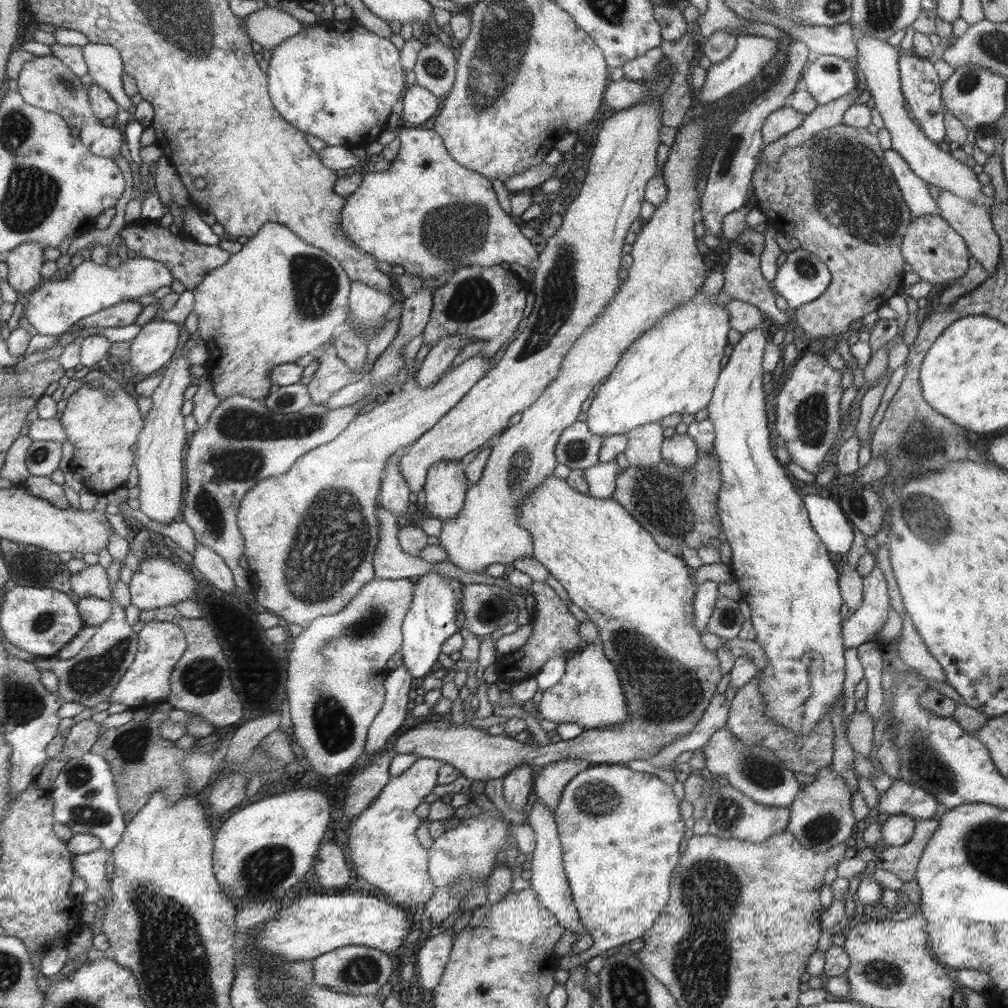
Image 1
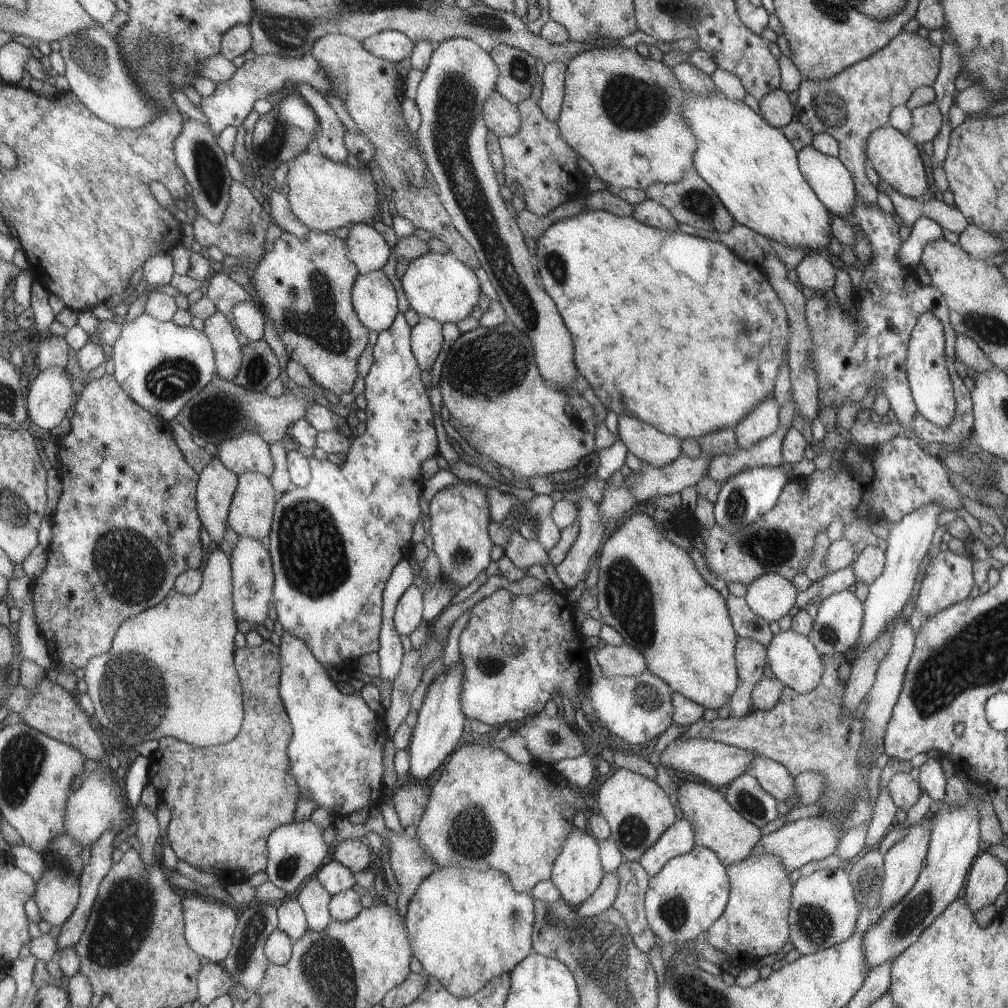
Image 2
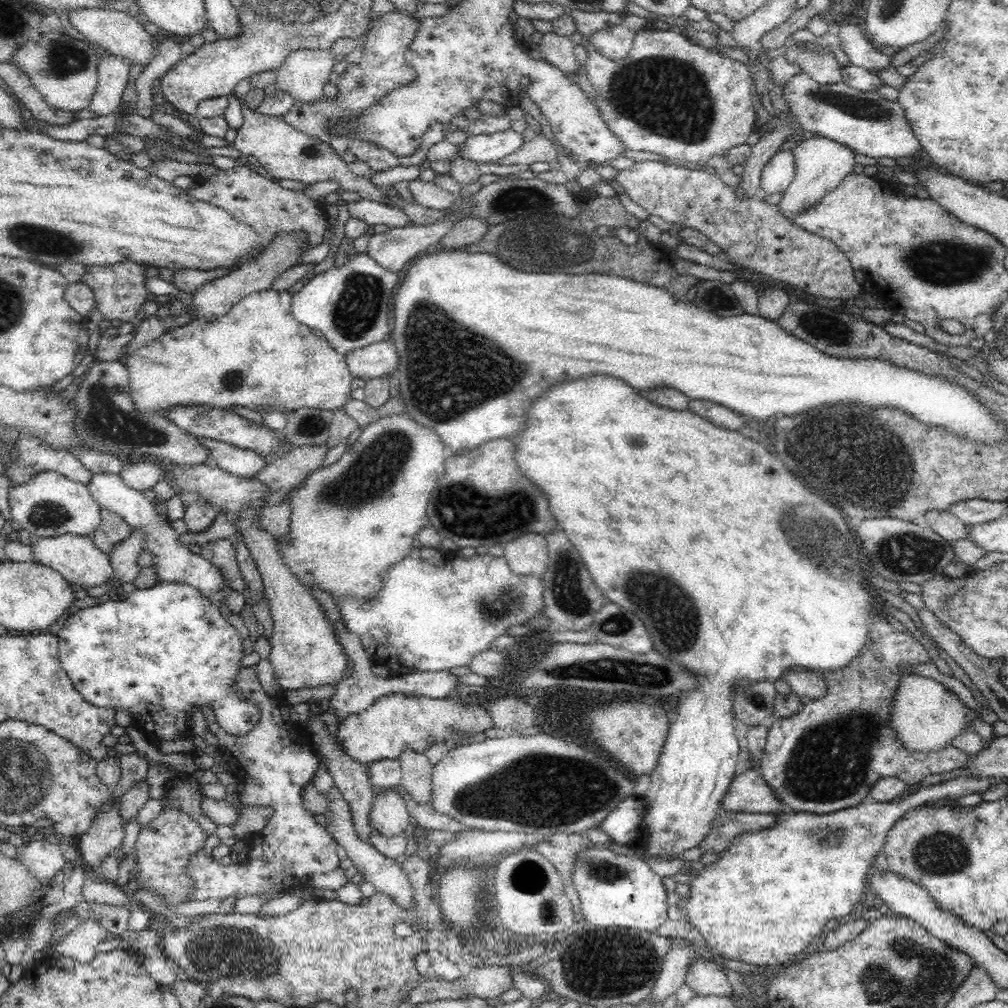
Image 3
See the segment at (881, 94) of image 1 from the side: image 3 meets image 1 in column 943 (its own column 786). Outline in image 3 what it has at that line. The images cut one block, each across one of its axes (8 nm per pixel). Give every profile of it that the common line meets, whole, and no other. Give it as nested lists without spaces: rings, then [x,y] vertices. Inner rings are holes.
[[[778,152],[764,165],[761,172],[761,195],[784,192],[795,177],[795,159],[793,152]]]

